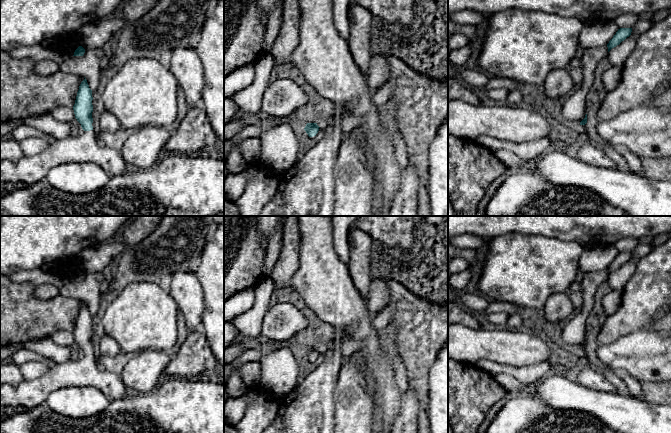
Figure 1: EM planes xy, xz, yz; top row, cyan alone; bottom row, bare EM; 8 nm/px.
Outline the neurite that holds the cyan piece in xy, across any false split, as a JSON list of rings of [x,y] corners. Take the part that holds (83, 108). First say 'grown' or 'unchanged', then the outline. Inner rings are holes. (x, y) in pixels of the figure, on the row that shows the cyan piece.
grown; [[[86,78],[81,82],[73,106],[75,118],[84,130],[80,135],[71,135],[57,140],[43,152],[33,156],[23,156],[17,162],[0,161],[0,184],[23,182],[33,184],[46,180],[48,172],[65,163],[90,162],[99,165],[109,176],[127,173],[126,162],[121,151],[100,146],[93,131],[92,90]]]

